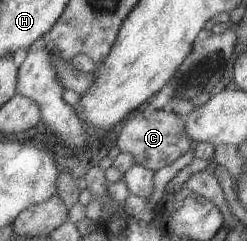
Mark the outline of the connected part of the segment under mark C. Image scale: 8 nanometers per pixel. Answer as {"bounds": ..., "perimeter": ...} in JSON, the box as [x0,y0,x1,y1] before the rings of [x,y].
{"bounds":[116,109,191,172],"perimeter":[[[150,109],[133,114],[131,119],[123,124],[116,145],[122,152],[131,153],[137,164],[156,172],[185,155],[191,149],[191,141],[182,116],[175,112]]]}

